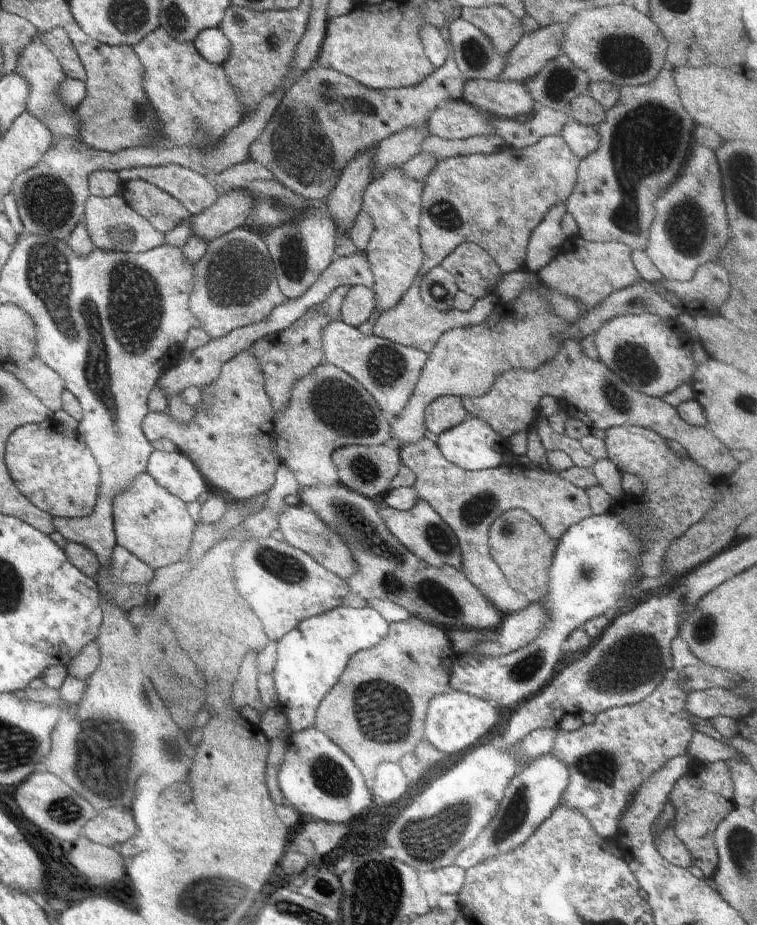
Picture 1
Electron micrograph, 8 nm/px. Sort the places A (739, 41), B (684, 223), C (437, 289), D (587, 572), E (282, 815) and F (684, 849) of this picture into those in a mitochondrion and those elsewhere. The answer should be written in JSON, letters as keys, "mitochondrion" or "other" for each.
{"A":"other","B":"mitochondrion","C":"mitochondrion","D":"mitochondrion","E":"other","F":"other"}

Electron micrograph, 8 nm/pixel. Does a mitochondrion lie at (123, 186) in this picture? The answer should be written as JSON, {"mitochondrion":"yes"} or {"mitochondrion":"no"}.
{"mitochondrion":"no"}

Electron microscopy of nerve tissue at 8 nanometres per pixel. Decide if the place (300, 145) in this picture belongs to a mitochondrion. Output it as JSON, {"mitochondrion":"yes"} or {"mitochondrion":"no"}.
{"mitochondrion":"yes"}

